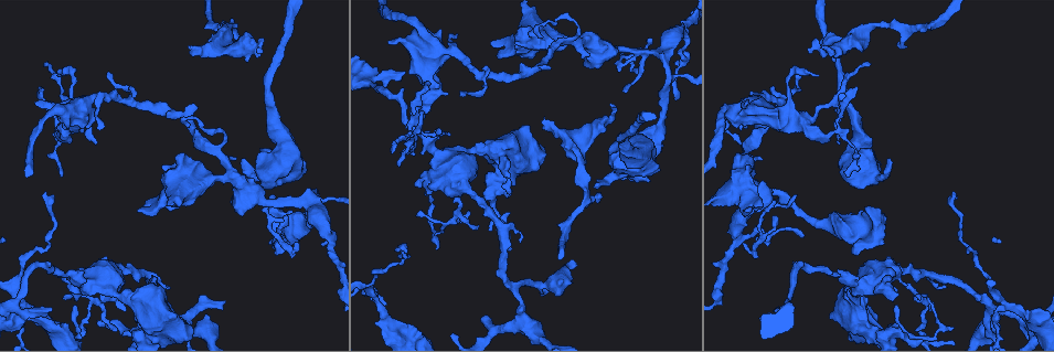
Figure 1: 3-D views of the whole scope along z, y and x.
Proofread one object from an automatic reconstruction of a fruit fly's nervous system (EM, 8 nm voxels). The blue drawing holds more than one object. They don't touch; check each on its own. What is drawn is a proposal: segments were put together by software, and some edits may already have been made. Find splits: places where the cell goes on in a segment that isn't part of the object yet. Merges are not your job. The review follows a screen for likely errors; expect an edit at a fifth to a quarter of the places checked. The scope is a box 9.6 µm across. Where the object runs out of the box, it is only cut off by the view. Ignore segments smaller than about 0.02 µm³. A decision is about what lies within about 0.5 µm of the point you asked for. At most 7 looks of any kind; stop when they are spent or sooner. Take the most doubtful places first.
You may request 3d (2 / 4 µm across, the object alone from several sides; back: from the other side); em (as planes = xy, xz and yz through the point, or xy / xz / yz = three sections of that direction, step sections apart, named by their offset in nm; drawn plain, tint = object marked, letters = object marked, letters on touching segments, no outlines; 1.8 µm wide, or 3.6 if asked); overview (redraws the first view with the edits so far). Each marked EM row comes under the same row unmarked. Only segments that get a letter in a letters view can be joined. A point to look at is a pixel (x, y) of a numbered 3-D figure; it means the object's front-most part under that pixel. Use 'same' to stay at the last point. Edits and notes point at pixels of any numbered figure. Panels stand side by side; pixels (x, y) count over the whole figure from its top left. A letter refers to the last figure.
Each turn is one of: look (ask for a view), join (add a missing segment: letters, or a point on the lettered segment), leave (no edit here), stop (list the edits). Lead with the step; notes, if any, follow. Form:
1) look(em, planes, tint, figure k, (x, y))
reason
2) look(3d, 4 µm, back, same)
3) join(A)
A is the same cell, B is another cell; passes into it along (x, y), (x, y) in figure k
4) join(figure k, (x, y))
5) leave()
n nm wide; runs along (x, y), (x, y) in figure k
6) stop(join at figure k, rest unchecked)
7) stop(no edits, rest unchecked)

look(3d, 2 µm, back, figure 1, (610, 104))

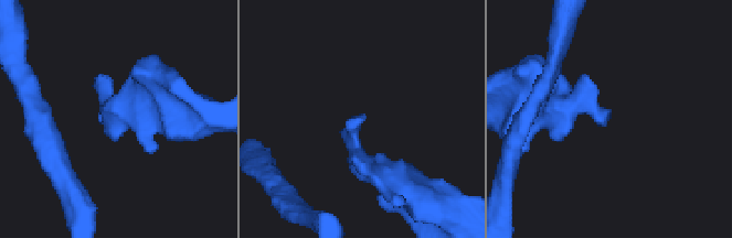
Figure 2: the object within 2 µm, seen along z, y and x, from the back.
look(em, planes, letters, figure 2, (364, 113))

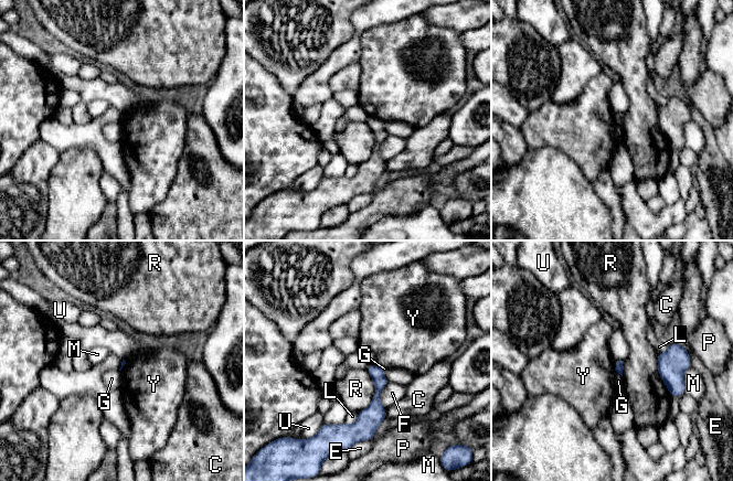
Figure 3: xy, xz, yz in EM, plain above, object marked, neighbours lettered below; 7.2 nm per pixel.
leave()
C, E, F, G, L, M, P, R, U and Y are other cells; runs along (374, 367), (375, 413), (362, 430) in figure 3; none of them fits

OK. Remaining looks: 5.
look(em, xz, step 8, letters, figure 1, (545, 120))
free end

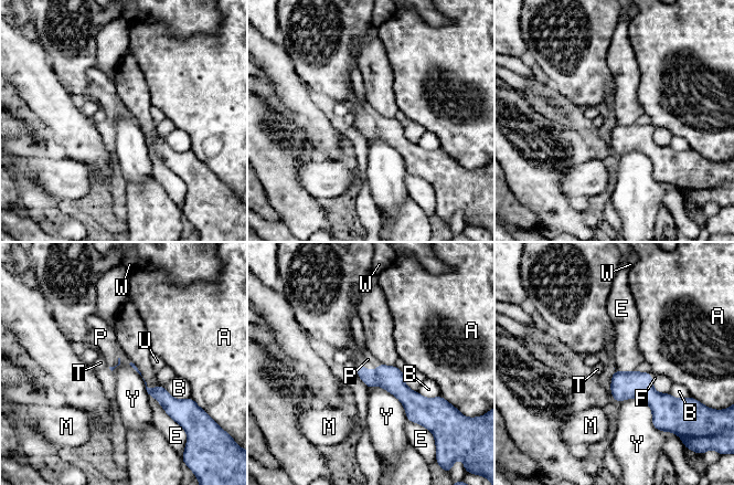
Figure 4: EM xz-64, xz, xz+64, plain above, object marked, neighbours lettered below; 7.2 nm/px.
join(P)
P is the same cell, A, B, E, F, M, T, U, W and Y are other cells; passes into it along (390, 378), (366, 369), (368, 359) in figure 4; it goes on there

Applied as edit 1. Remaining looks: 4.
look(3d, 2 µm, back, figure 1, (904, 47))
thin end

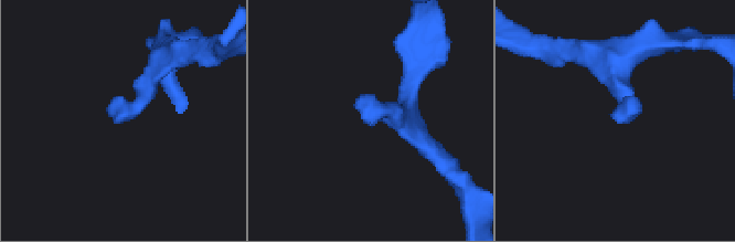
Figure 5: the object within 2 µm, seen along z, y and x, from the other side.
look(em, 3.6 µm, planes, letters, figure 5, (365, 121))
shape alone is not enough

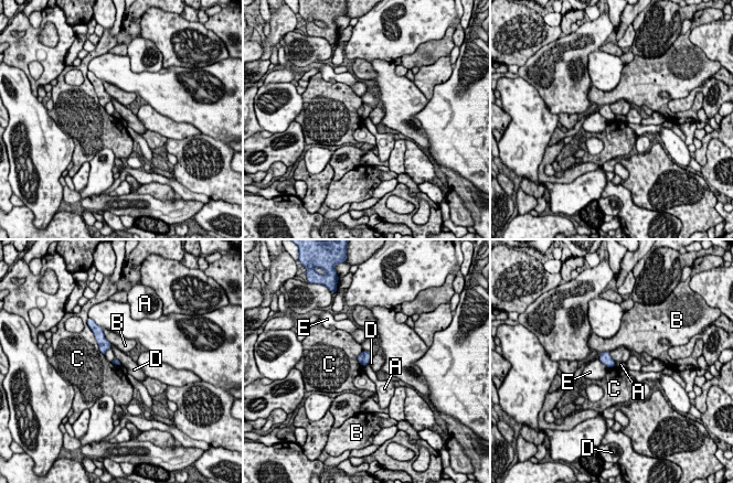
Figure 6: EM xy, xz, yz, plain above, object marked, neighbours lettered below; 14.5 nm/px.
leave()
90 nm wide; A, B, C, D and E are other cells; border along (608, 353), (615, 362) in figure 6; no lettered segment goes on from it

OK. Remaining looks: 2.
stop(join at figure 4, rest unchecked)

